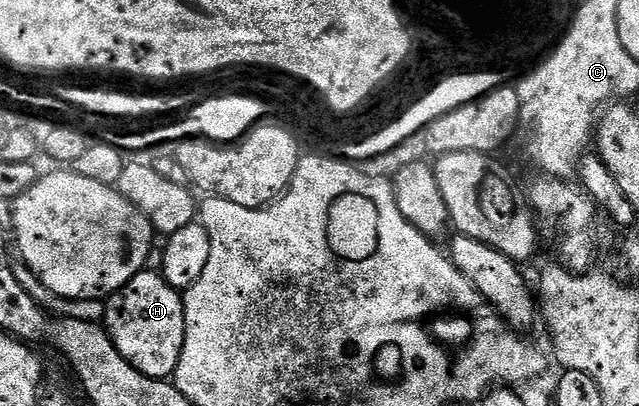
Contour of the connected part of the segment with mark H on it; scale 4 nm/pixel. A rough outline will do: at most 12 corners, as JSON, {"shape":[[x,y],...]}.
{"shape":[[143,270],[105,303],[113,345],[169,379],[186,333],[182,297]]}

